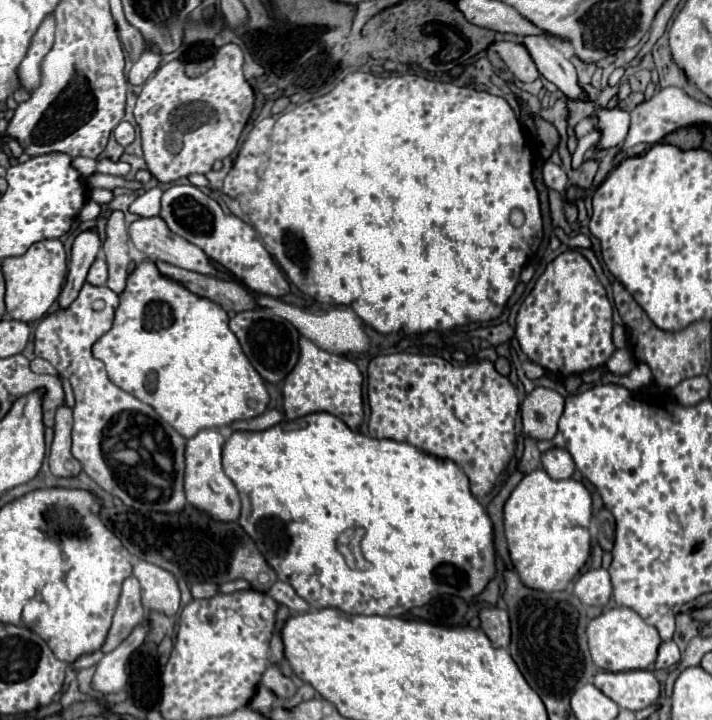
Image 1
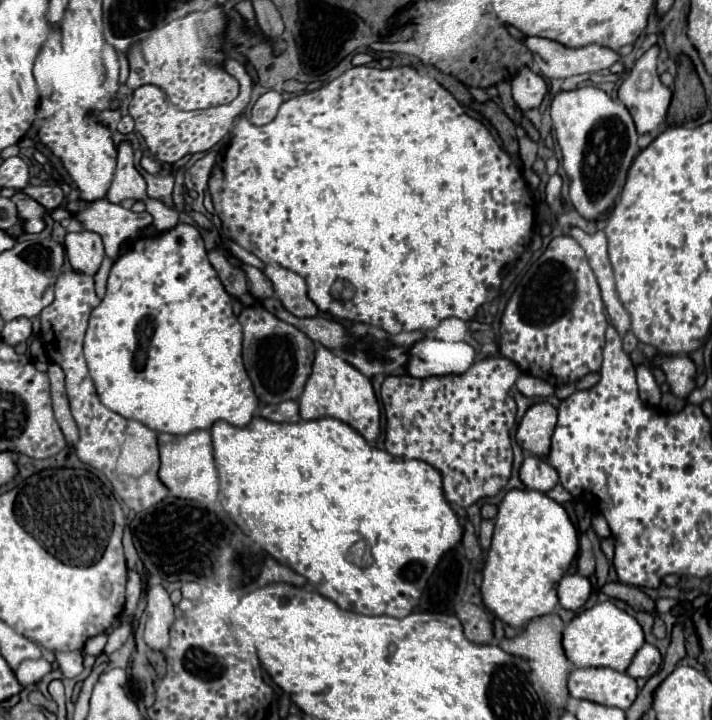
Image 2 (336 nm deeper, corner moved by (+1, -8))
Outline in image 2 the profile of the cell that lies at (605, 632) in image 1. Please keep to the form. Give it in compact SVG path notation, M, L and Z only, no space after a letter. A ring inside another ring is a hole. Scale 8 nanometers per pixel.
M609 600L595 604L593 608L581 610L563 632L563 650L577 668L589 668L589 666L607 666L617 672L625 672L635 652L645 644L643 630L639 622L629 616L627 612L619 610Z

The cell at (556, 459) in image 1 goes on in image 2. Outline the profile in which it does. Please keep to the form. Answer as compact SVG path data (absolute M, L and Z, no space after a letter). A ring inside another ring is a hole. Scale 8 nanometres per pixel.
M525 456L519 470L519 478L529 490L537 492L549 492L559 482L555 468L539 456Z

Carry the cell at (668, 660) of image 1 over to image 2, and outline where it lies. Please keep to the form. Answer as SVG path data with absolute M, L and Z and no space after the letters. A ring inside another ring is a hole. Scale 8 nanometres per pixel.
M643 644L635 652L635 656L633 656L633 660L631 660L629 668L627 668L627 674L631 678L649 678L659 670L659 666L661 666L659 650L655 646L651 646L651 644Z

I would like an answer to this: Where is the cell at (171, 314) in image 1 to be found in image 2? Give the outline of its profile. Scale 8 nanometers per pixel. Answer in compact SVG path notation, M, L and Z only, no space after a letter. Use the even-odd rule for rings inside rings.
M177 224L157 236L141 236L113 262L105 298L91 312L83 352L99 400L157 434L209 430L217 420L243 428L255 416L259 402L241 358L241 324L233 314L231 296L207 260L203 238L191 224Z

